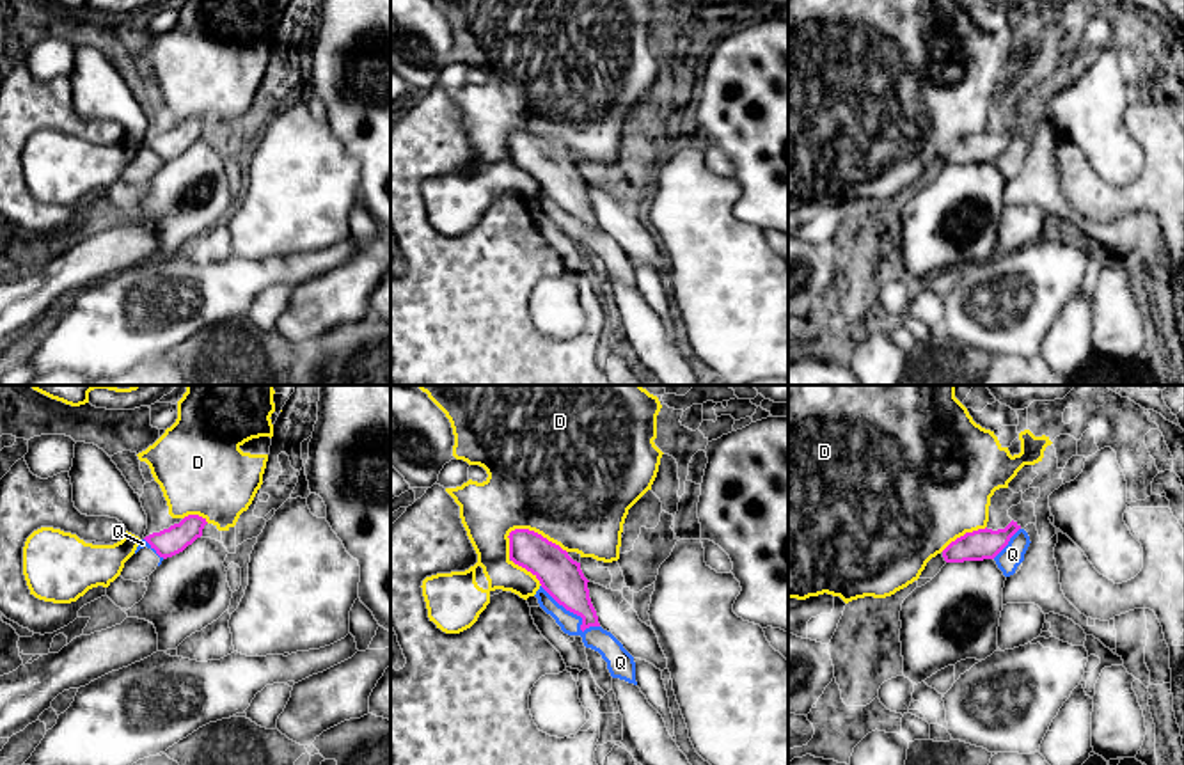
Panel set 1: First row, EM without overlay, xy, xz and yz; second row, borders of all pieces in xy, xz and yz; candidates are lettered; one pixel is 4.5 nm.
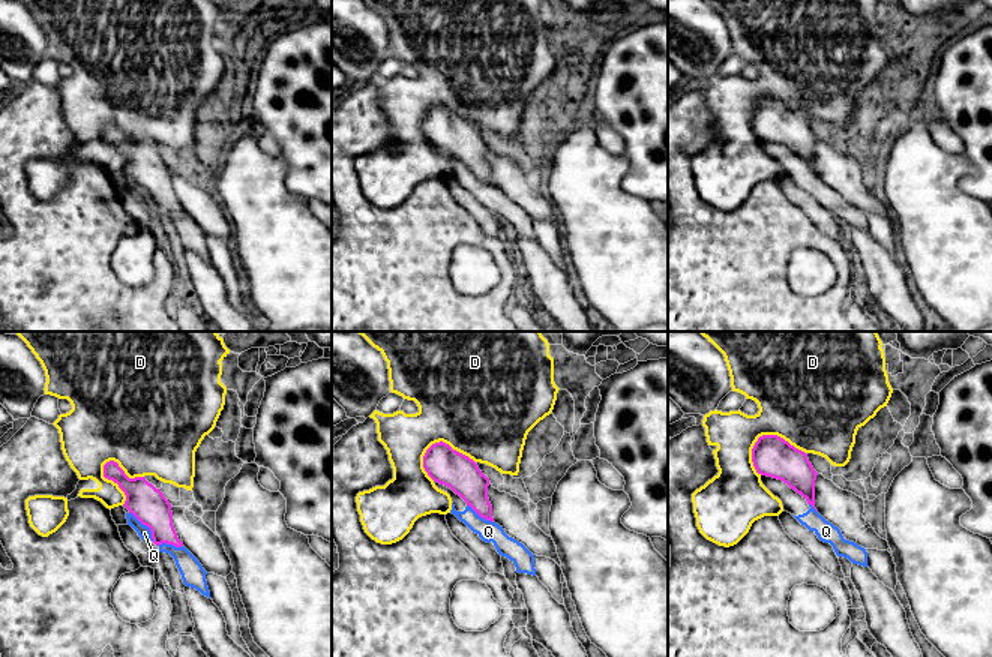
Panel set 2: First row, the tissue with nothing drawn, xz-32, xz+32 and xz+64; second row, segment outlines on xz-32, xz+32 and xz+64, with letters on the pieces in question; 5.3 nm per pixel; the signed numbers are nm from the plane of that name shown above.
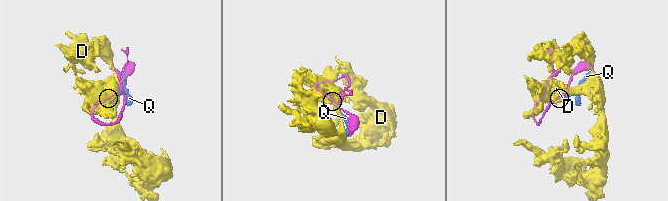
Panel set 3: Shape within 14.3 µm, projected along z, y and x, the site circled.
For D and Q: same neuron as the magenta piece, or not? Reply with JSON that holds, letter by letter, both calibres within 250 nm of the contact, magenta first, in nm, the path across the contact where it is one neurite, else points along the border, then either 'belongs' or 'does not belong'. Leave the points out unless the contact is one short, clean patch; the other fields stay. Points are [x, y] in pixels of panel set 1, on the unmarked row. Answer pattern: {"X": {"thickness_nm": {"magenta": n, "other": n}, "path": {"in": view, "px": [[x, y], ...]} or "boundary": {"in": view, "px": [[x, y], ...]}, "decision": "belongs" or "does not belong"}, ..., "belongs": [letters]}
{"D": {"thickness_nm": {"magenta": 190, "other": 260}, "decision": "does not belong"}, "Q": {"thickness_nm": {"magenta": 190, "other": 110}, "boundary": {"in": "xz", "px": [[540, 189], [581, 220], [583, 233], [599, 229]]}, "decision": "does not belong"}, "belongs": []}

